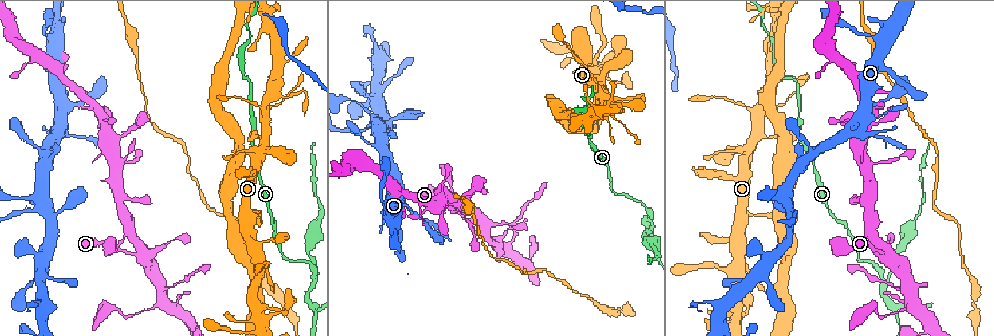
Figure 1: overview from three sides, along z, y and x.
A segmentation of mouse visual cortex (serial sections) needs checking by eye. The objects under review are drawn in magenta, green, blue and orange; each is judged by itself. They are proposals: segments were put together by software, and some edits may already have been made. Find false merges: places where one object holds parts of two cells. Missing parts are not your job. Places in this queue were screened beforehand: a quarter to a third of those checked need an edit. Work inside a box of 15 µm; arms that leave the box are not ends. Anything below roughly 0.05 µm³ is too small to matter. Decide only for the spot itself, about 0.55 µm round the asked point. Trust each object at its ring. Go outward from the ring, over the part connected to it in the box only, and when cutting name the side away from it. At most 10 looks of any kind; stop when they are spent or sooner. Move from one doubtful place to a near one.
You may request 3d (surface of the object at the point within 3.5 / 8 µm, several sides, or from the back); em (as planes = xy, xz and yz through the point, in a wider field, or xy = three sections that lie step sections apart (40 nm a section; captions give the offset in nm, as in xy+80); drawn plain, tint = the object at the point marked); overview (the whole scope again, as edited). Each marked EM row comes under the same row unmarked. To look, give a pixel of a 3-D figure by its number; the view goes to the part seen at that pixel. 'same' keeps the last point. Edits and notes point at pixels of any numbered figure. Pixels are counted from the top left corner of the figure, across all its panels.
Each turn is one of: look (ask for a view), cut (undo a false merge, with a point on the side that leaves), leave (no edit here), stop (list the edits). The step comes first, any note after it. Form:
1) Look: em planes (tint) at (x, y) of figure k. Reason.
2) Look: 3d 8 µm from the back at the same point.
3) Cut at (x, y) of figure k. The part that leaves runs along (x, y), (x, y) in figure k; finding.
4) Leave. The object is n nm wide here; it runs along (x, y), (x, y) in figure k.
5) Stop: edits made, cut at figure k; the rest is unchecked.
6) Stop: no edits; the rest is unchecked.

Look: 3d 8 µm at (861, 131) of figure 1. Three arms meet.

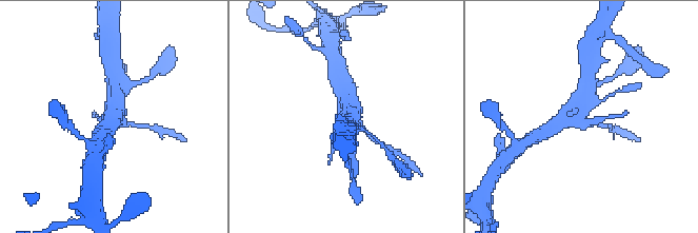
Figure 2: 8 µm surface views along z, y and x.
Look: 3d 3.5 µm at (581, 118) of figure 2. Closer look.

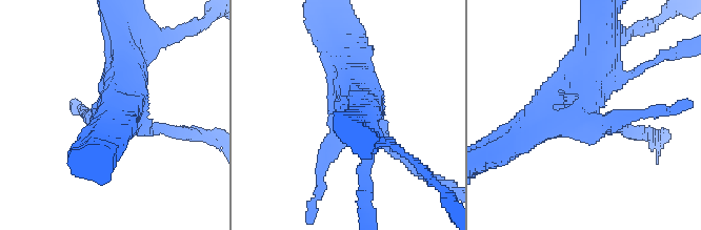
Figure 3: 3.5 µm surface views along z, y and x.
Look: em xy step 5 (tint) at (583, 109) of figure 3. Now the EM.

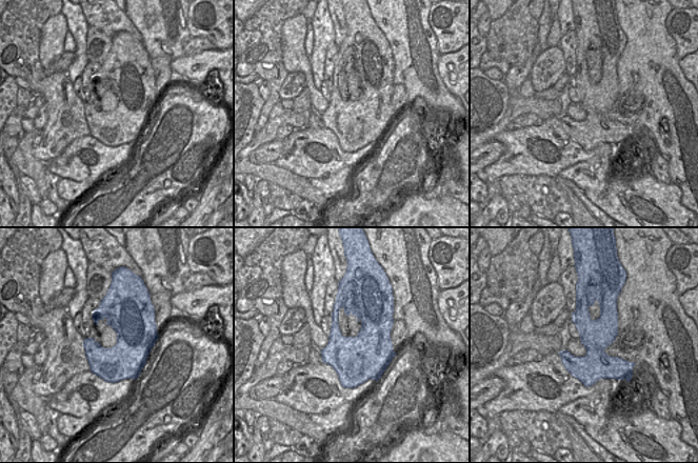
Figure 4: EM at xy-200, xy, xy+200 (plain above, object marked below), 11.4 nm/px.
Cut at (180, 133) of figure 3. The part that leaves runs along (144, 126), (213, 137) in figure 3; two cells meet here.

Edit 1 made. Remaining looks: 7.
Look: overview. Redraw.

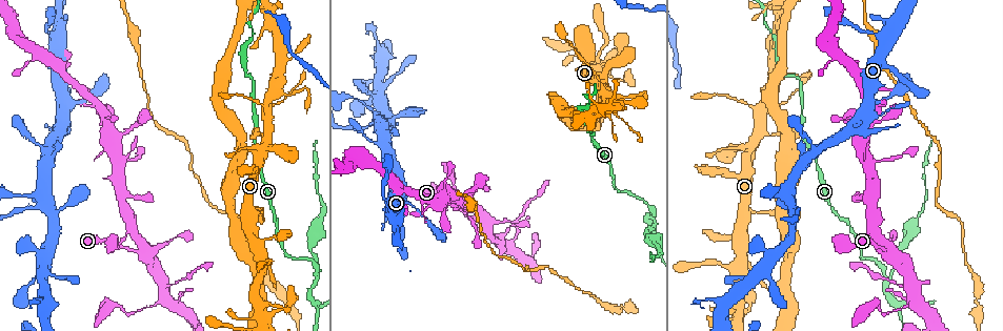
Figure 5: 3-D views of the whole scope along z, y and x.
Look: 3d 8 µm at (41, 194) of figure 5. Four-way junction.

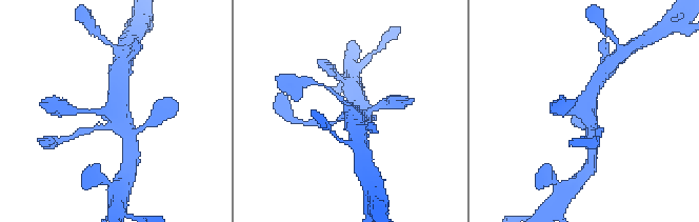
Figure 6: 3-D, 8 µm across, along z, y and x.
Look: em xy step 3 (tint) at (589, 112) of figure 6. 4 arms meet here; the arms are 150, 200, 400, 400 nm wide.

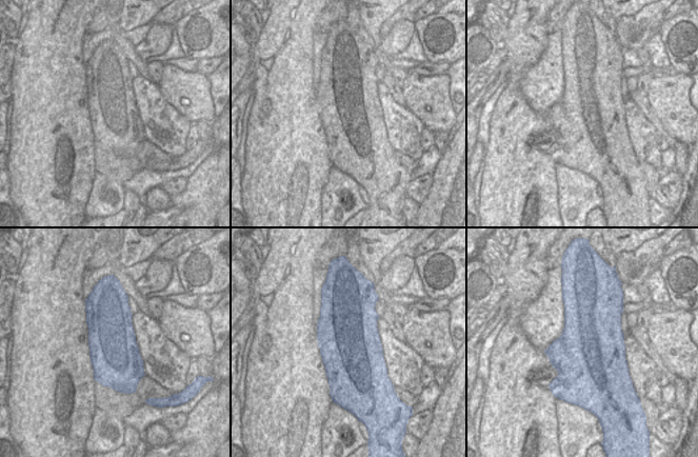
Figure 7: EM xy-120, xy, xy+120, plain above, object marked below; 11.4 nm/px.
Leave. It runs along (117, 81), (117, 116), (130, 136) in figure 6; one cell here.

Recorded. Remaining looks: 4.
Look: 3d 3.5 µm from the back at (913, 300) of figure 5. Sharp bend.

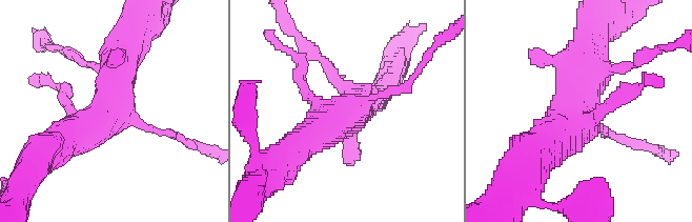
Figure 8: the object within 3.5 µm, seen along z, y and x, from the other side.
Look: em xy step 1 (tint) at (583, 109) of figure 8. Shape alone is not enough.

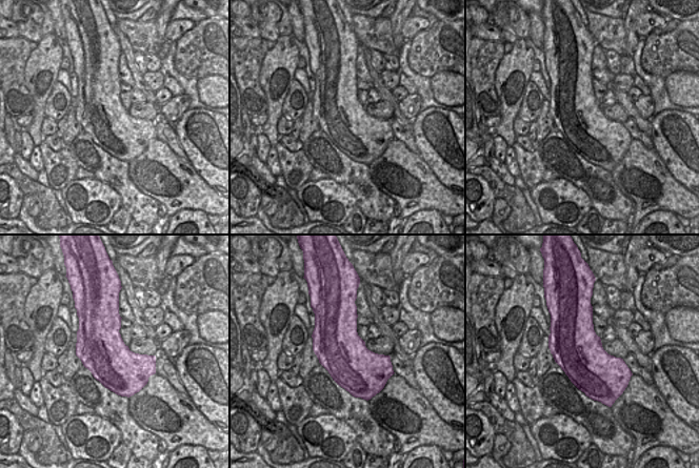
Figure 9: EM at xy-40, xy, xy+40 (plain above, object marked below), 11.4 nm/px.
Leave. The object is 550 nm wide here; it runs along (131, 39), (119, 107), (63, 136) in figure 8; all the same cell.

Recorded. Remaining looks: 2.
Look: 3d 3.5 µm at (251, 76) of figure 5. Abrupt turn.

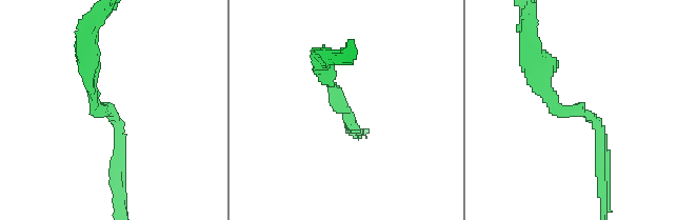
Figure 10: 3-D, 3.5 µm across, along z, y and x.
Look: em xy step 1 (tint) at (591, 117) of figure 10. The arms are 150, 200 nm wide; now the EM.

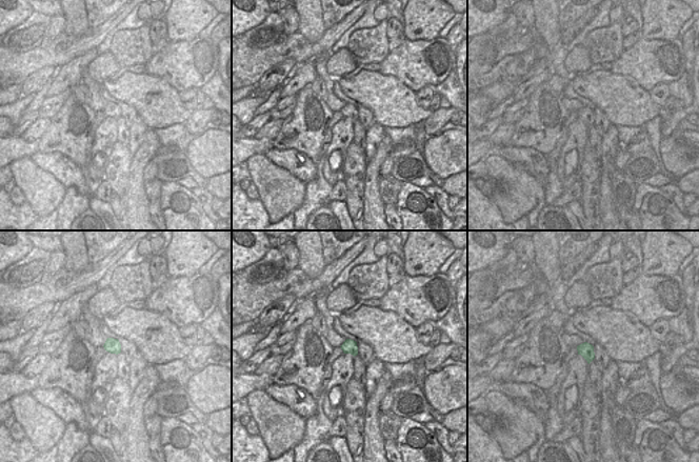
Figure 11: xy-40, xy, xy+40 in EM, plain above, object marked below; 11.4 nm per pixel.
Leave. It runs along (119, 180), (119, 125), (90, 83) in figure 10; all the same cell.

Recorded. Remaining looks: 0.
Stop: edits made, cut at figure 3; the rest is unchecked.

